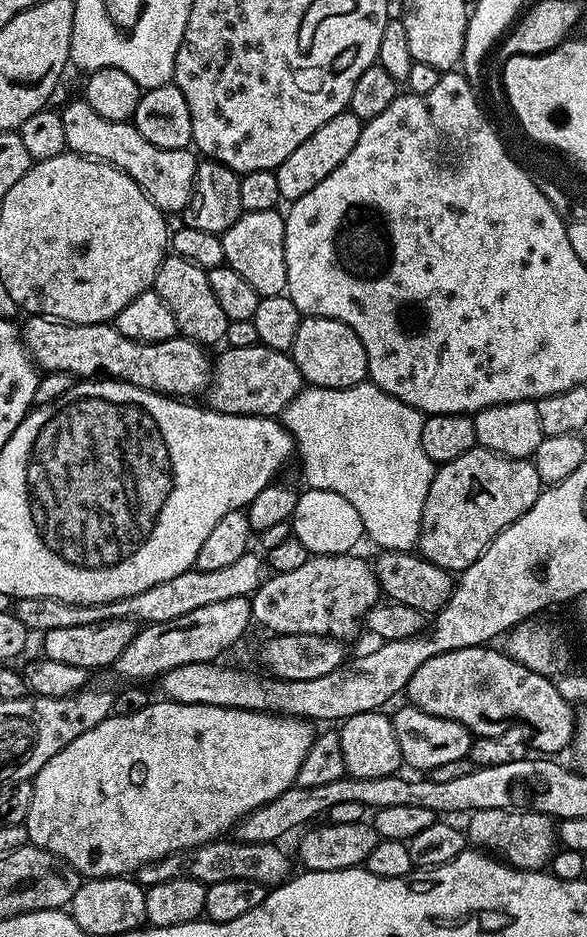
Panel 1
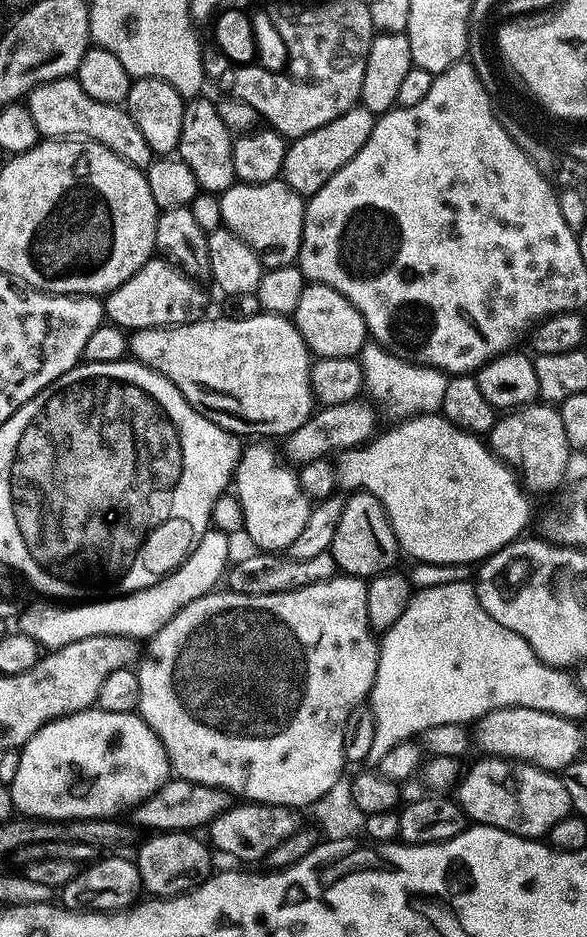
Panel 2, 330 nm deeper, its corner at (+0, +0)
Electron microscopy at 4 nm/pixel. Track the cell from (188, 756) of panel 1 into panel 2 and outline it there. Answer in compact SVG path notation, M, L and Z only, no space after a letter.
M93 706L85 711L76 712L72 716L63 716L60 720L51 720L43 724L41 728L25 742L19 749L20 761L18 762L18 774L14 774L14 782L10 785L12 803L17 813L28 818L39 818L41 821L67 821L76 819L109 819L119 817L119 812L132 810L144 800L150 798L165 783L170 780L170 765L168 763L168 751L164 749L164 743L150 730L150 726L136 712L126 714L110 714L101 712Z

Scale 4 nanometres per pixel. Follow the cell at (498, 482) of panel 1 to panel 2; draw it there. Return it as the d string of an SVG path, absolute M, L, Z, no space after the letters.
M533 402L519 410L509 411L497 419L496 425L487 433L486 443L497 460L504 461L514 470L519 483L529 493L555 493L555 488L563 482L568 472L570 449L559 407Z

